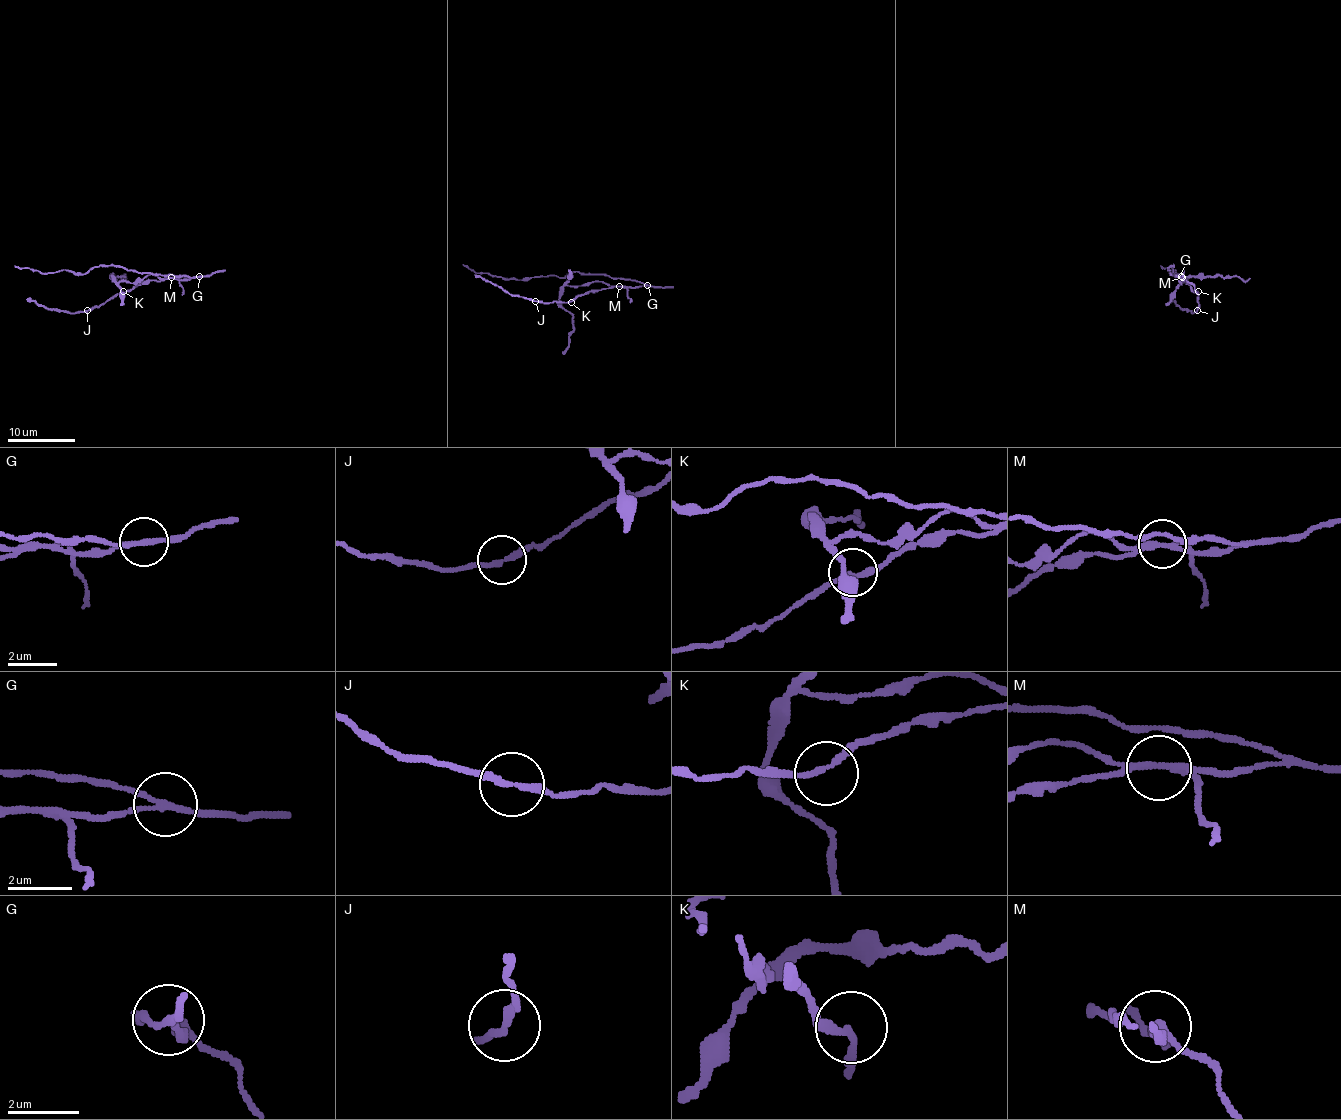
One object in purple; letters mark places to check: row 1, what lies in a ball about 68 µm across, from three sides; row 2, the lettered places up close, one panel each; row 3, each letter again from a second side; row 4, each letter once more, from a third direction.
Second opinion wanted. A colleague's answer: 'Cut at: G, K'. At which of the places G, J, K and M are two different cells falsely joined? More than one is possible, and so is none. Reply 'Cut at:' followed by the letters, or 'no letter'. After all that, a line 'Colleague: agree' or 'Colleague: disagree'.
Cut at: G, M
Colleague: disagree

